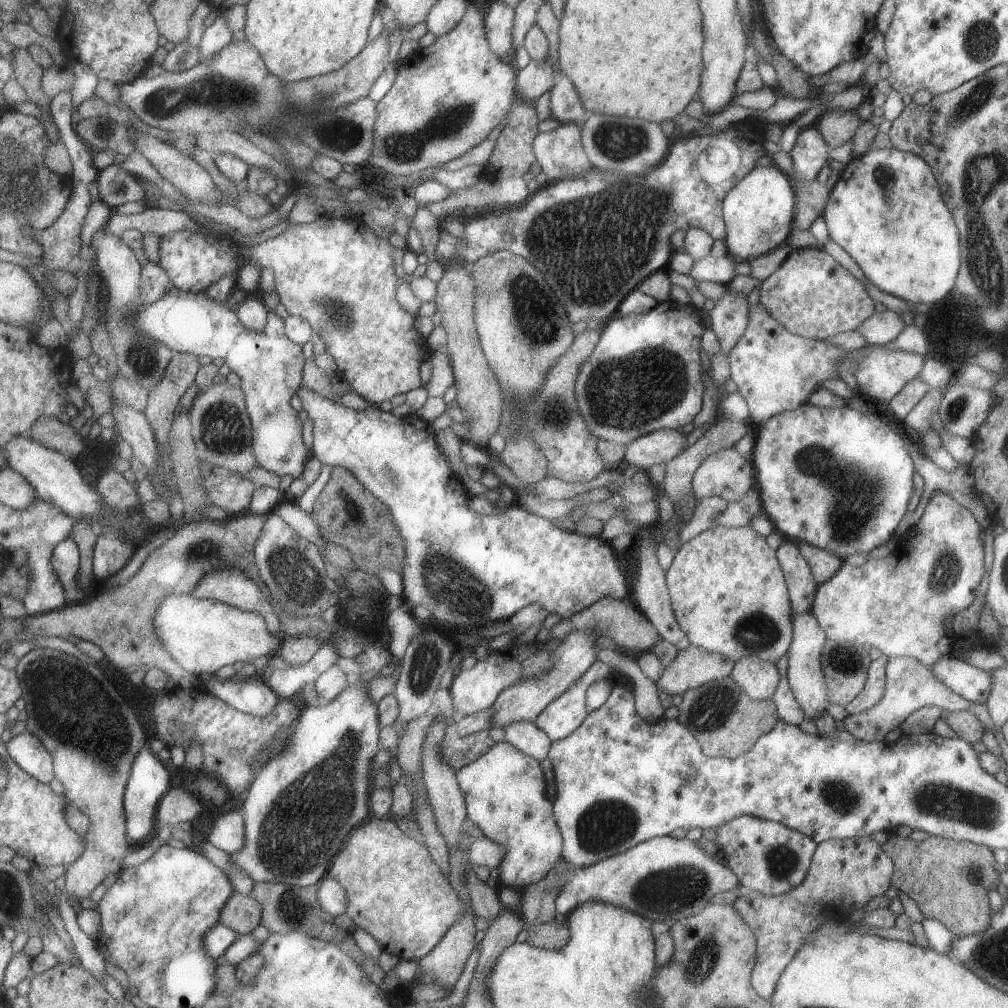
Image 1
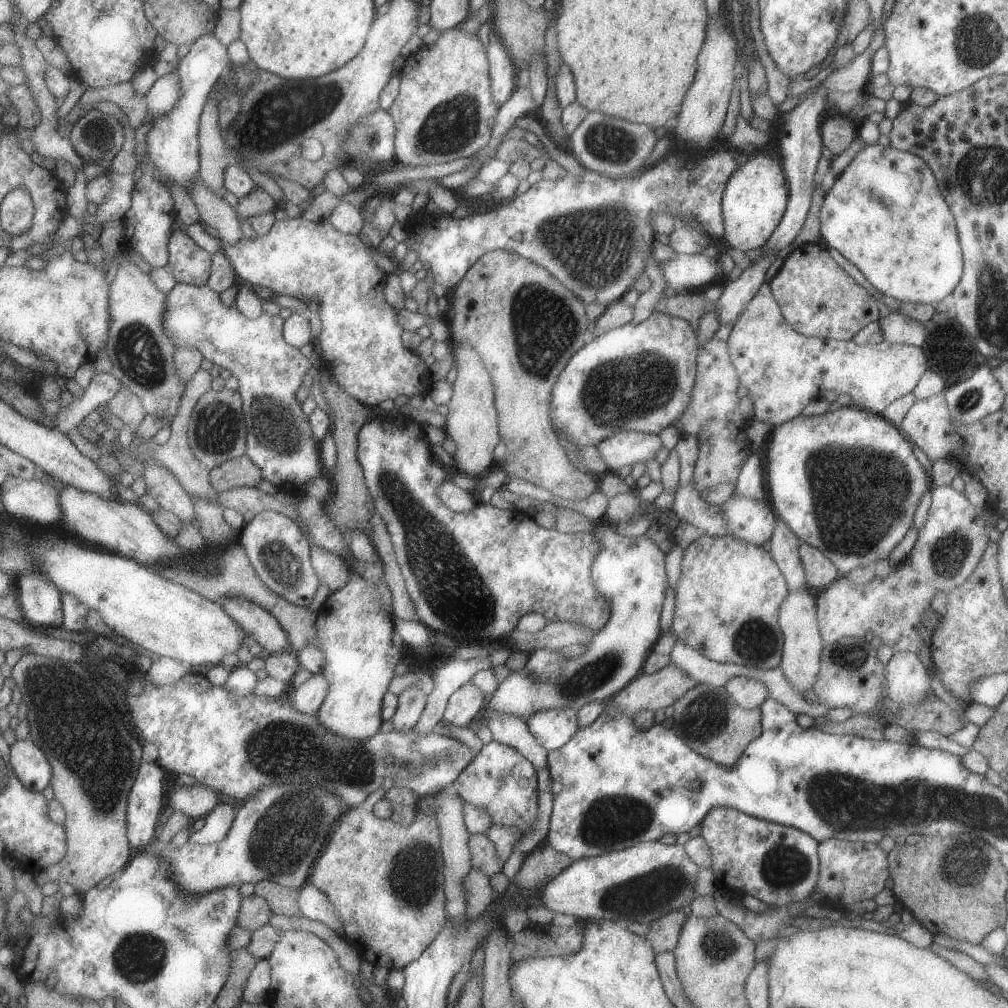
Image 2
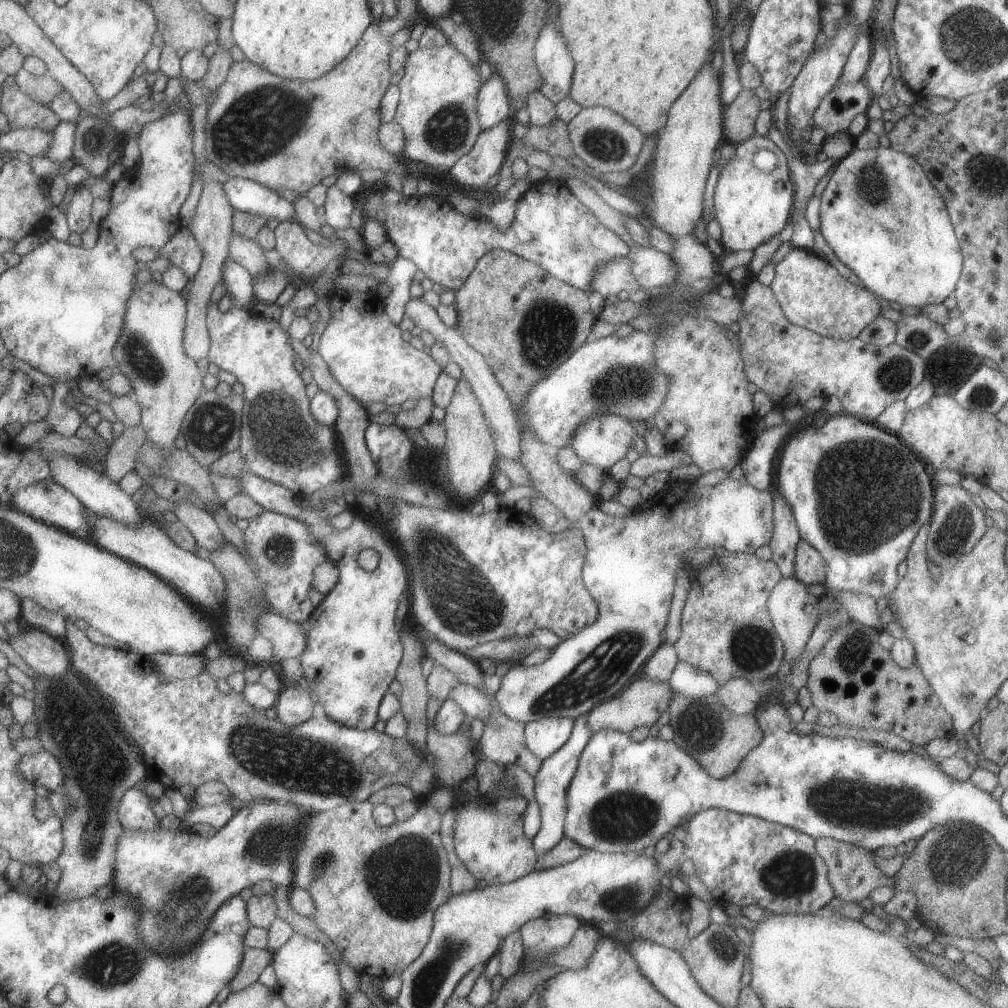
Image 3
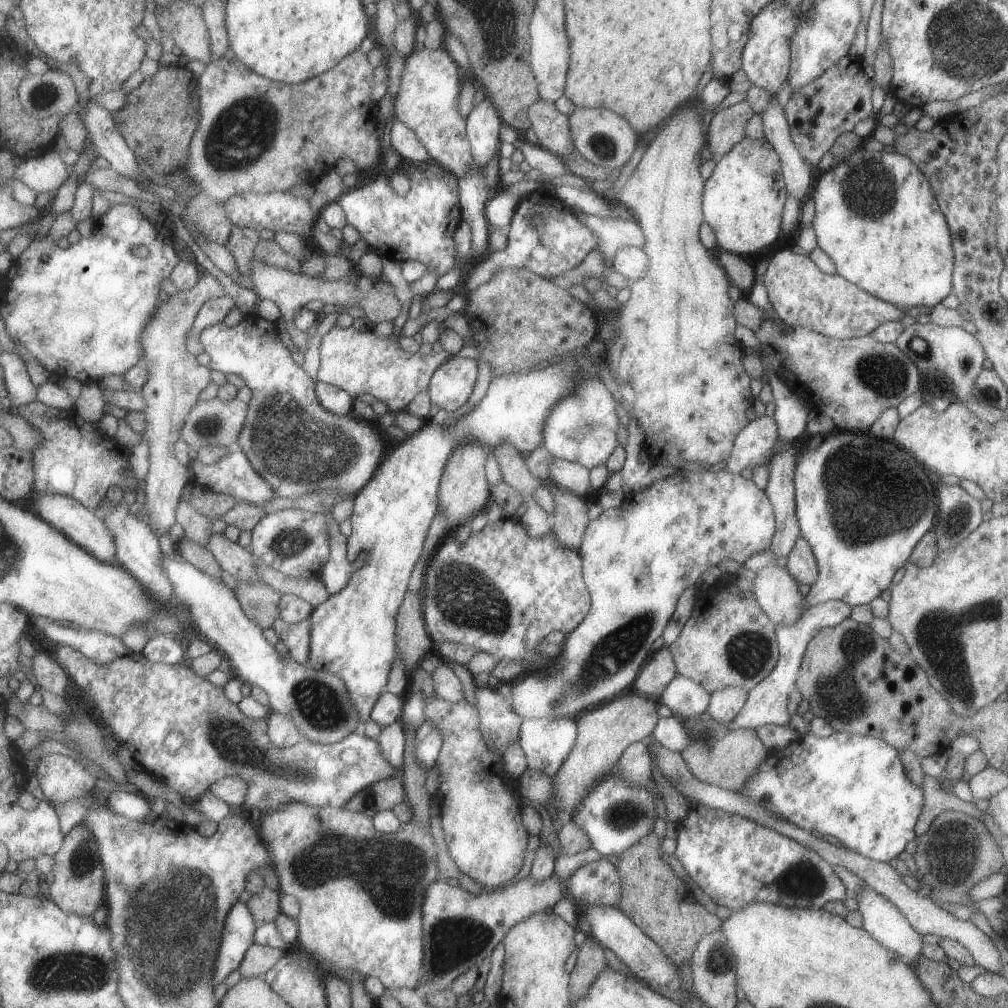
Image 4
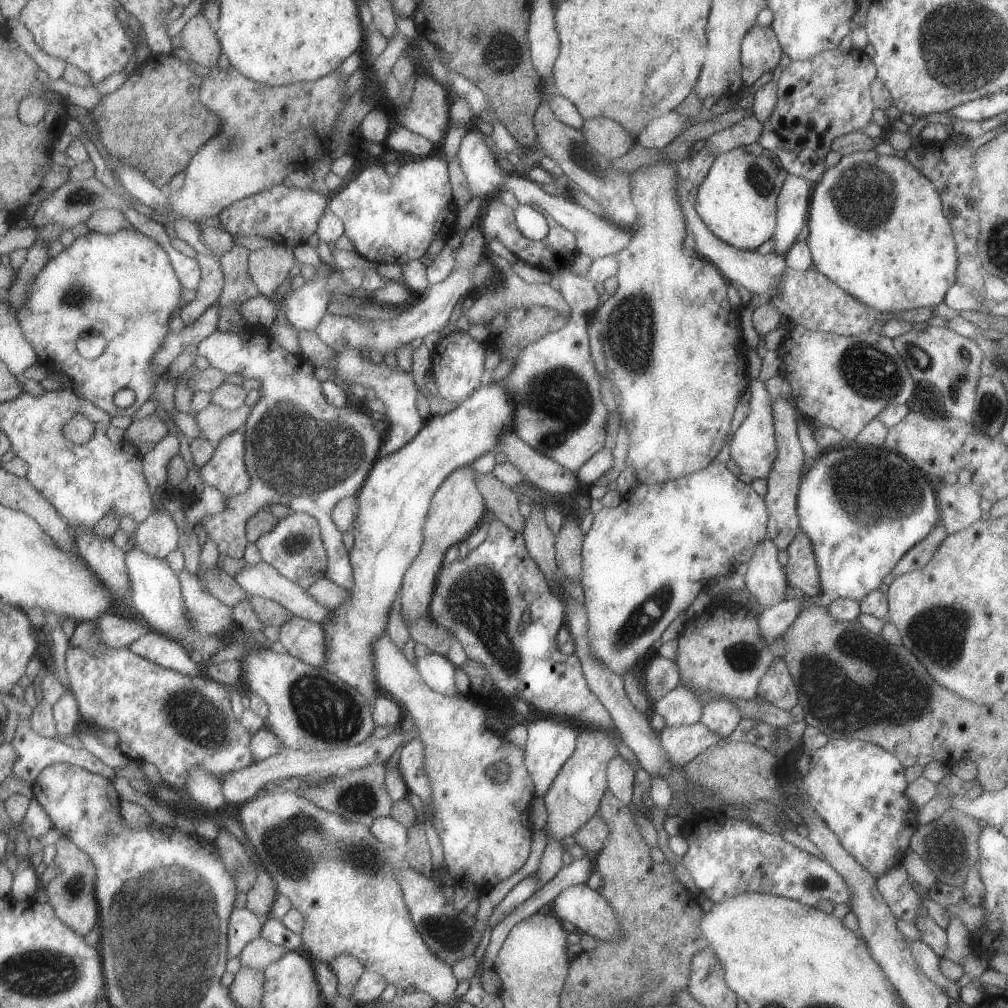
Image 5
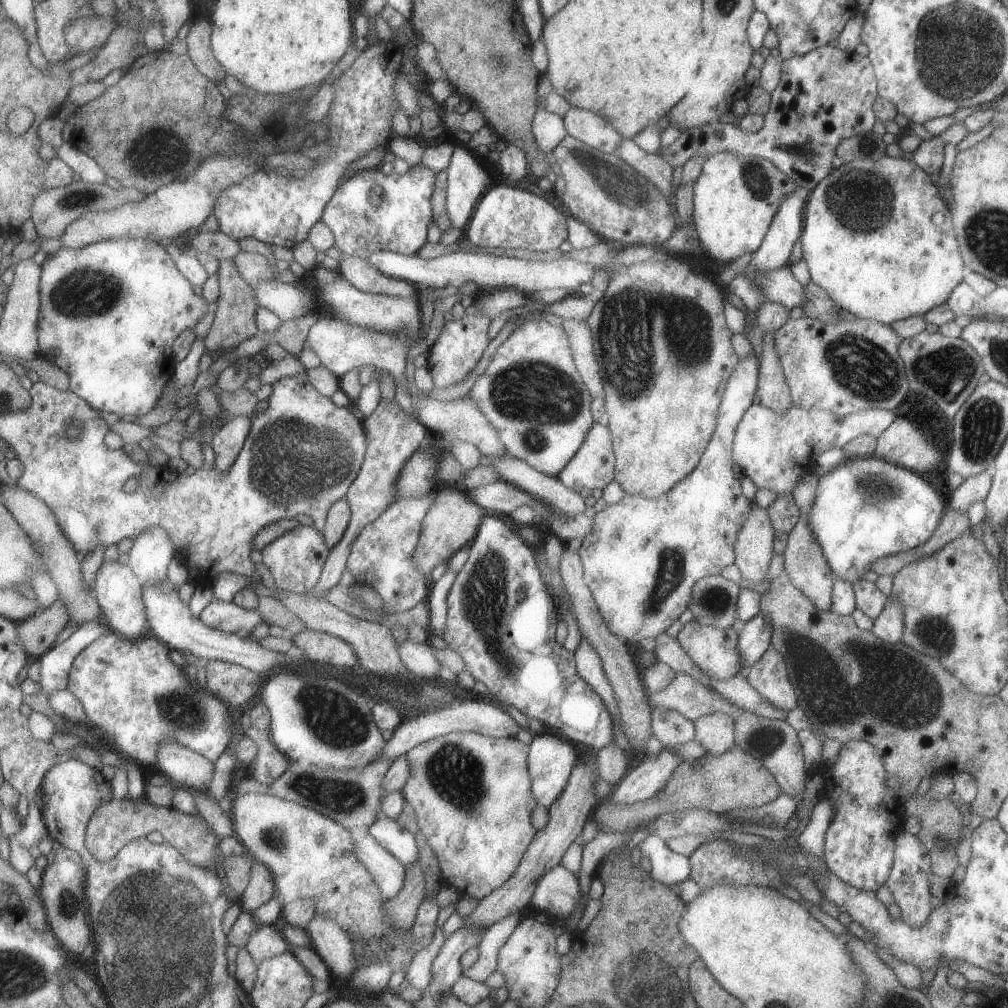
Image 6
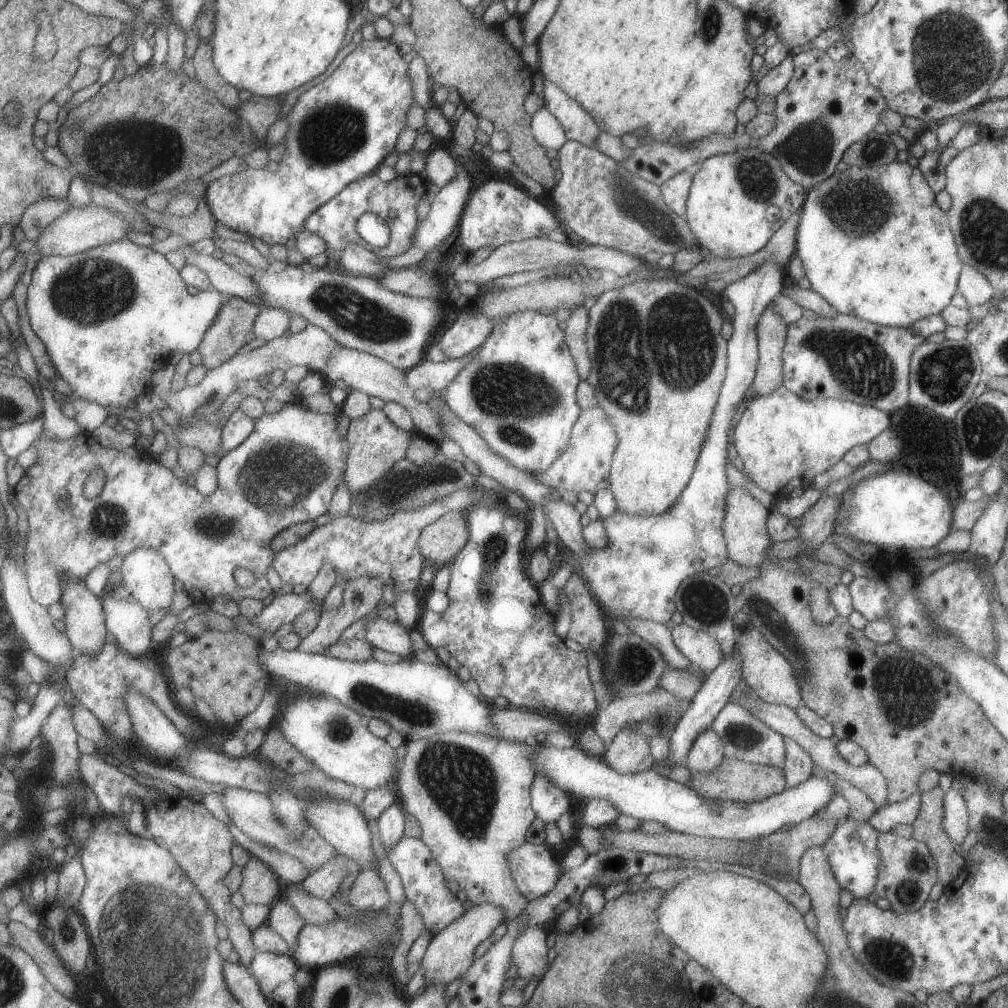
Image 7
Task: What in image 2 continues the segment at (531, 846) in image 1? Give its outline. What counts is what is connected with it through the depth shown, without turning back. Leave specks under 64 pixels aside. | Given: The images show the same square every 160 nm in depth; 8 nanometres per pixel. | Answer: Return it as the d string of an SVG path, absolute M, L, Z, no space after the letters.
M493 740L484 744L449 786L464 803L486 812L492 824L517 828L522 835L534 828L539 816L536 768L512 746Z

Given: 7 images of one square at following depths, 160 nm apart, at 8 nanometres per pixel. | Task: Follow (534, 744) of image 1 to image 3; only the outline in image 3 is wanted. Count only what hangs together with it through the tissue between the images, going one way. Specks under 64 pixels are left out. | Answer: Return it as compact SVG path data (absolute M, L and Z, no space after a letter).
M458 684L448 694L462 709L464 714L470 718L479 718L485 724L490 718L490 698L480 693L475 687Z

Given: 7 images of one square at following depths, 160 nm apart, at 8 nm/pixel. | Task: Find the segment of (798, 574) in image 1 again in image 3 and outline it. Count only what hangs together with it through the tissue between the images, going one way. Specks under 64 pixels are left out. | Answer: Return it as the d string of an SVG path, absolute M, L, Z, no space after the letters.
M778 493L772 496L773 530L768 546L771 560L783 577L794 576L794 552L800 536L788 503Z

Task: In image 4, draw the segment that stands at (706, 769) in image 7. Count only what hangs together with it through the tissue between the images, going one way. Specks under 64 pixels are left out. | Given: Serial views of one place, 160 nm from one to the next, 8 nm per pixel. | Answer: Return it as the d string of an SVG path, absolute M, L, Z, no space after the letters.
M725 687L709 695L707 712L715 721L727 724L743 706L748 691L741 687Z

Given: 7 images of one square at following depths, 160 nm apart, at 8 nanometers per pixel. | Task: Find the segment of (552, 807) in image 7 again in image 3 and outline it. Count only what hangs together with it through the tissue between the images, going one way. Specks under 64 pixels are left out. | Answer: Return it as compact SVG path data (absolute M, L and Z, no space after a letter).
M545 717L524 725L525 746L543 760L565 744L569 738L574 719Z

